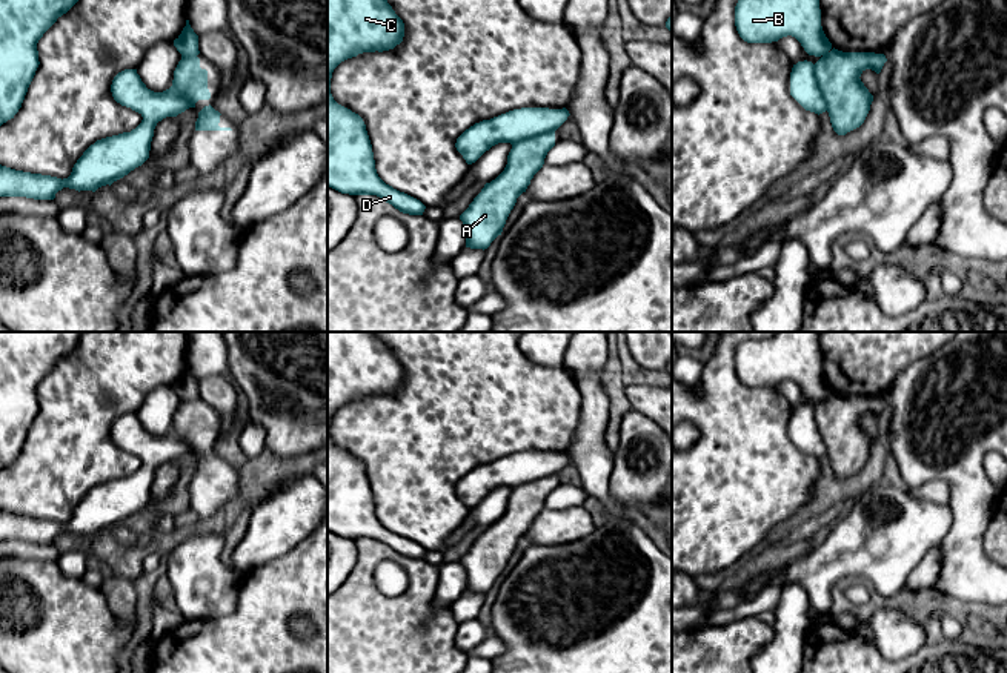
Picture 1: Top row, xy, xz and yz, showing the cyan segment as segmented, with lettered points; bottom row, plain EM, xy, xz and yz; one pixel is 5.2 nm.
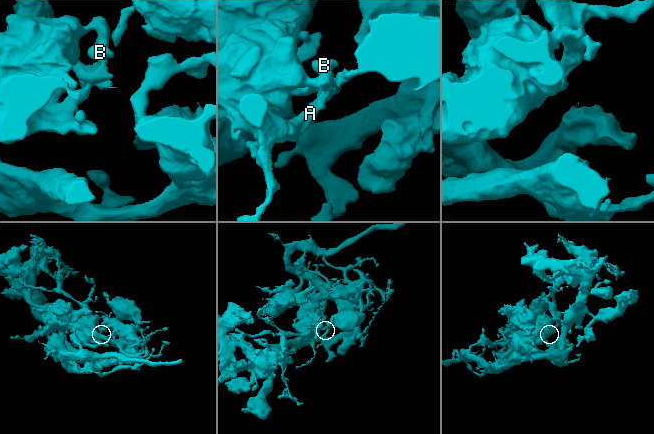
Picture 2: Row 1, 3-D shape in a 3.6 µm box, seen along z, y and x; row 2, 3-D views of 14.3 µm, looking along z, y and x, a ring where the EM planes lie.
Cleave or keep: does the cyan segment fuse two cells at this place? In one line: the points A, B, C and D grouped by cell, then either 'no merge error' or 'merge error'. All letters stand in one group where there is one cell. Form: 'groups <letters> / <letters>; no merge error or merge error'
groups A / B C D; merge error

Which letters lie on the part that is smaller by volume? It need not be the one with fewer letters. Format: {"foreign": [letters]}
{"foreign": ["A"]}

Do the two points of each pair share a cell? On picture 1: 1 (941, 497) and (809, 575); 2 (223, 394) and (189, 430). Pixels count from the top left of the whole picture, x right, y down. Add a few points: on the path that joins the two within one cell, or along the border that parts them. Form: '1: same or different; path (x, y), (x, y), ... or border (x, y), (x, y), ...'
1: different; border (906, 489), (915, 497), (949, 504)
2: different; border (199, 398), (219, 414), (219, 437)

